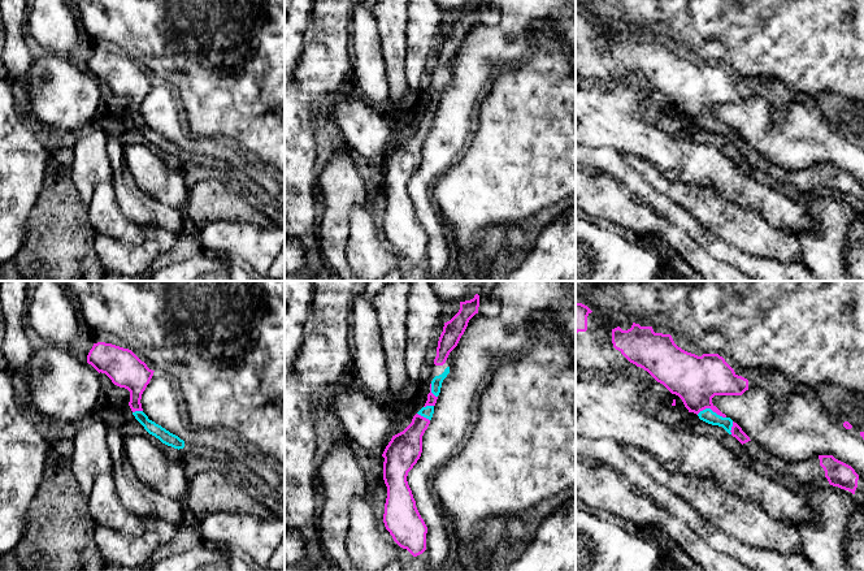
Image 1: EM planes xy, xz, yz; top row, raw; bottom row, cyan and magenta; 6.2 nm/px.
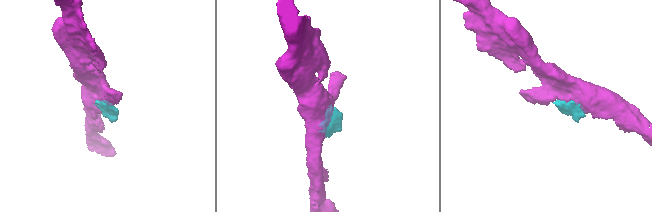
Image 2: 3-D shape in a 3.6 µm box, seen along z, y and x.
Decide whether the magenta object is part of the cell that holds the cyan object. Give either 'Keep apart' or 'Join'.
Join

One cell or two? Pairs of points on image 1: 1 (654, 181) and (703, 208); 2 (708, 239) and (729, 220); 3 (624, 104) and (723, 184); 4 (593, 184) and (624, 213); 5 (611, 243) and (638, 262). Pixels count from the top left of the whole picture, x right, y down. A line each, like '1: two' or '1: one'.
1: one
2: two
3: one
4: one
5: one

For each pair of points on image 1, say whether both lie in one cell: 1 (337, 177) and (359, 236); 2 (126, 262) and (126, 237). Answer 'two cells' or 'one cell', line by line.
1: two cells
2: two cells

